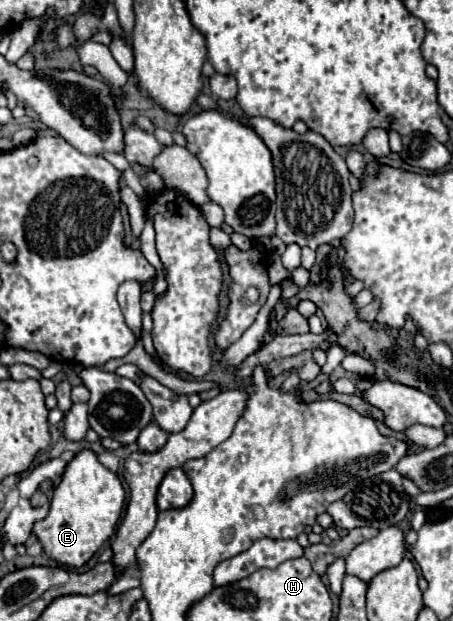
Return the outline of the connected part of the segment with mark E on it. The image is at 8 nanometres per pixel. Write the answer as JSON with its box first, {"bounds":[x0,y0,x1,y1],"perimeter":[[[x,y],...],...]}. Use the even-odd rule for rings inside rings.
{"bounds":[33,449,125,567],"perimeter":[[[81,449],[67,463],[61,483],[53,493],[51,509],[45,519],[35,523],[33,533],[39,537],[39,543],[51,559],[69,567],[81,567],[115,533],[123,503],[125,489],[121,479],[101,465],[91,449]]]}

